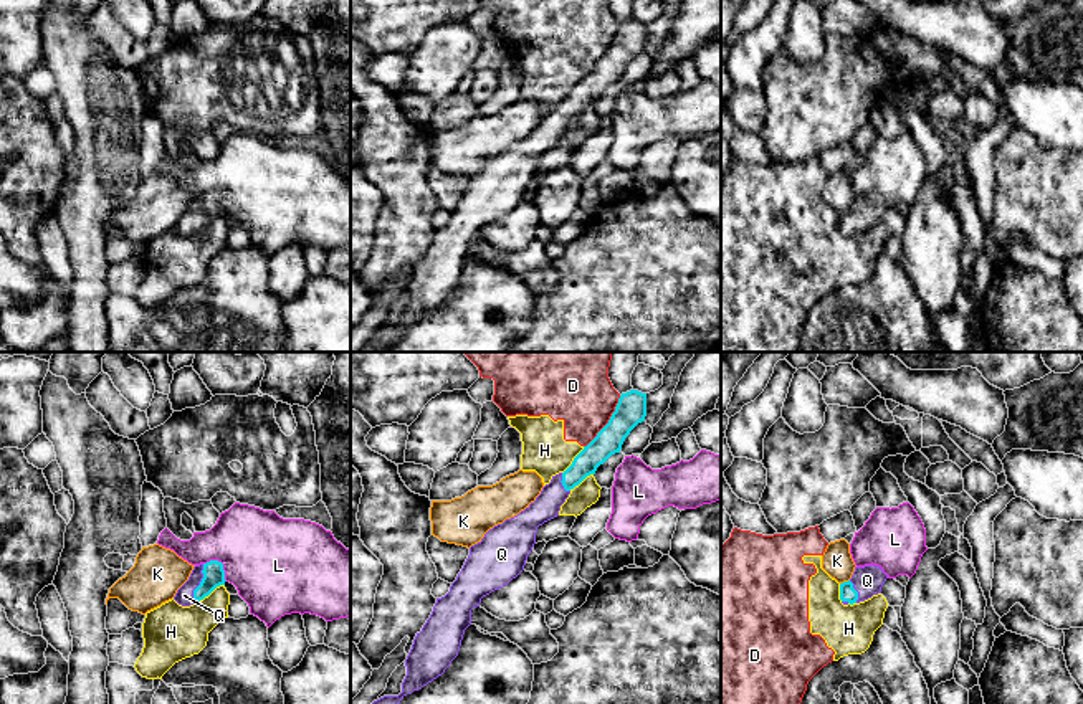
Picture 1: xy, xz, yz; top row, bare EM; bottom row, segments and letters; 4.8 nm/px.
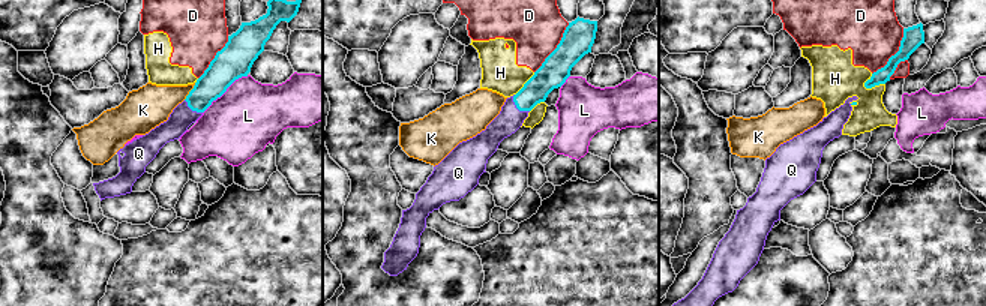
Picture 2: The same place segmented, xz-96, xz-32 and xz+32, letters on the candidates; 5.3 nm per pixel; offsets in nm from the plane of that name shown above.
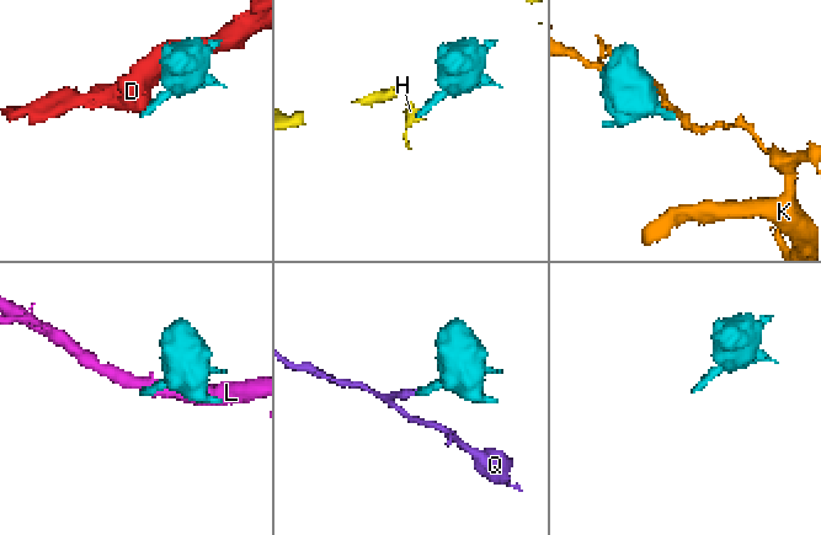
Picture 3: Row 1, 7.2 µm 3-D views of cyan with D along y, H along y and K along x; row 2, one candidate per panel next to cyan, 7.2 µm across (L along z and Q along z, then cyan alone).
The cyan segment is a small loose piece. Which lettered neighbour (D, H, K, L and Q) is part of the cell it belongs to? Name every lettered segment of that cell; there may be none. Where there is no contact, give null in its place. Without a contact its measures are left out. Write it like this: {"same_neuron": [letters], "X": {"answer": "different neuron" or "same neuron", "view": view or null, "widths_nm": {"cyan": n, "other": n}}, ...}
{"same_neuron": ["Q"], "D": {"answer": "different neuron", "view": "xz", "widths_nm": {"cyan": 150, "other": 280}}, "H": {"answer": "different neuron", "view": "xy", "widths_nm": {"cyan": 110, "other": 260}}, "K": {"answer": "different neuron", "view": "yz", "widths_nm": {"cyan": 80, "other": 150}}, "L": {"answer": "different neuron", "view": "xy", "widths_nm": {"cyan": 110, "other": 440}}, "Q": {"answer": "same neuron", "view": "xy", "widths_nm": {"cyan": 110, "other": 90}}}

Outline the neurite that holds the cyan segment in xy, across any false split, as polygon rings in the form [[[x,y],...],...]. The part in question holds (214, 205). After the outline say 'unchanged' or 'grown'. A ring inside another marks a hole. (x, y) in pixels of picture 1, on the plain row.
[[[210,190],[195,195],[188,210],[177,220],[174,230],[182,236],[190,236],[208,226],[217,216],[225,215],[223,193]]]; grown

